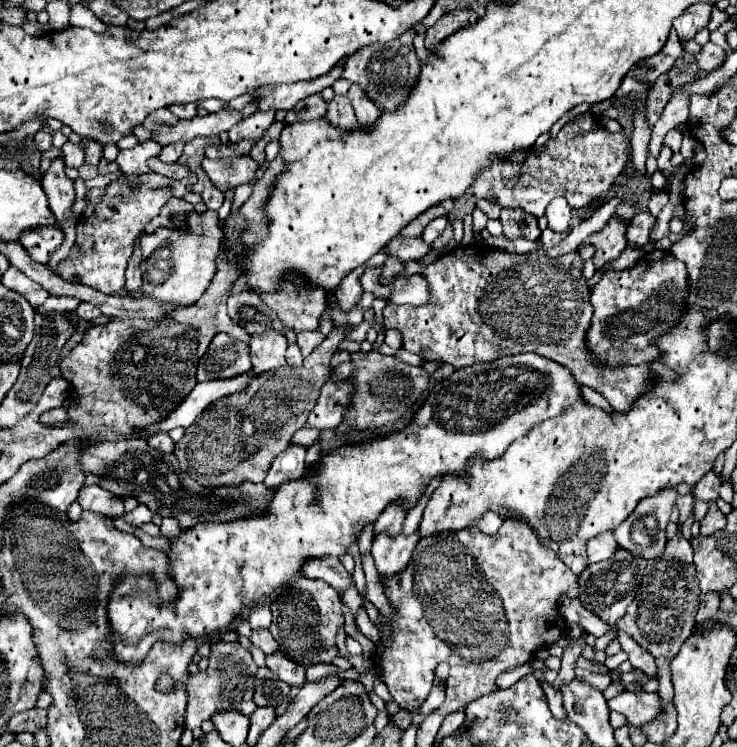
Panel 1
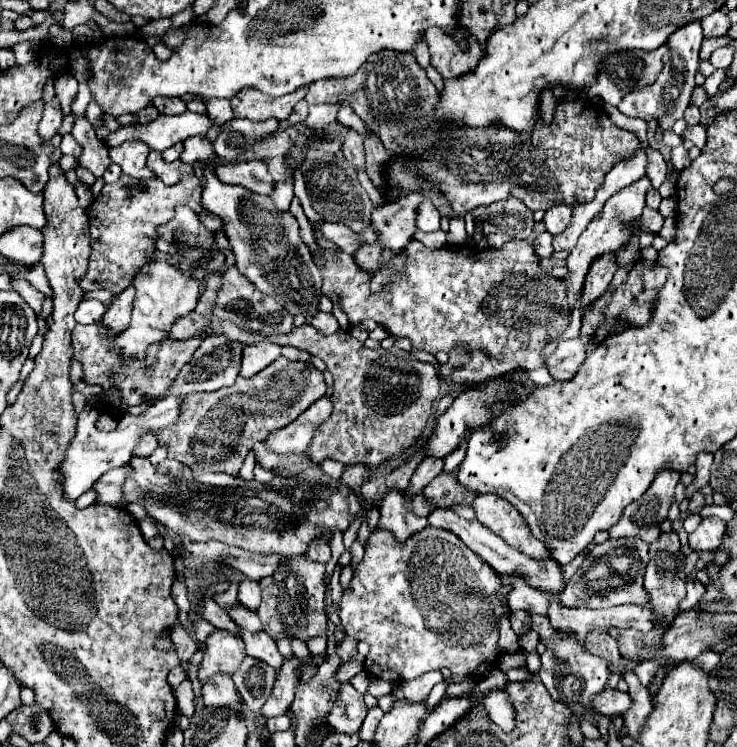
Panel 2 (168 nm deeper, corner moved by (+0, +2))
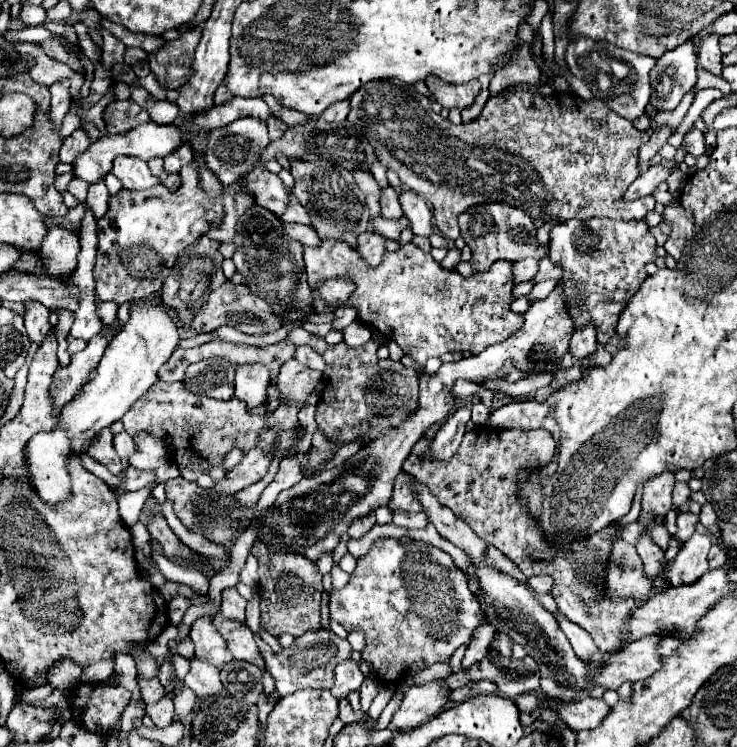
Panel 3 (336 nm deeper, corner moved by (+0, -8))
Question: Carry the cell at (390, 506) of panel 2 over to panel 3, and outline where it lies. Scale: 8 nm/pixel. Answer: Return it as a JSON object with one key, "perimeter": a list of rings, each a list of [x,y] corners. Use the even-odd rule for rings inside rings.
{"perimeter":[[[400,472],[396,476],[396,480],[394,480],[394,494],[392,494],[392,500],[388,504],[392,510],[396,510],[396,508],[406,508],[410,512],[420,512],[422,510],[416,494],[412,490],[412,484],[410,484],[412,480],[410,478],[412,476],[406,474],[406,472]]]}

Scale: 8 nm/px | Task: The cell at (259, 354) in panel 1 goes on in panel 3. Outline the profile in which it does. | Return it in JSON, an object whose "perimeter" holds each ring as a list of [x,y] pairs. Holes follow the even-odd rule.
{"perimeter":[[[242,366],[236,370],[234,398],[246,402],[248,408],[256,408],[266,400],[270,372],[266,366]]]}

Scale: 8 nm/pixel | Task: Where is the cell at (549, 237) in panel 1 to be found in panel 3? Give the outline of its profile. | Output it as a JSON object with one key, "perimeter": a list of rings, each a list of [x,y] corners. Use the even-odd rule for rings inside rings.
{"perimeter":[[[526,258],[526,260],[516,262],[516,264],[514,264],[514,274],[512,274],[514,284],[532,280],[534,274],[536,274],[536,270],[538,270],[538,260],[534,260],[534,258]]]}

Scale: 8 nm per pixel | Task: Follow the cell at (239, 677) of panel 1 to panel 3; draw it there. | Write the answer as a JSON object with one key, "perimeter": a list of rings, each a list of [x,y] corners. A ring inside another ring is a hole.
{"perimeter":[[[200,616],[200,618],[192,624],[190,638],[192,638],[194,644],[196,644],[196,656],[202,658],[202,660],[206,660],[206,662],[210,662],[212,666],[222,668],[224,662],[230,662],[230,660],[232,660],[232,658],[230,658],[230,652],[226,650],[226,642],[222,642],[220,632],[218,632],[218,630],[214,628],[214,624],[212,624],[212,616]]]}

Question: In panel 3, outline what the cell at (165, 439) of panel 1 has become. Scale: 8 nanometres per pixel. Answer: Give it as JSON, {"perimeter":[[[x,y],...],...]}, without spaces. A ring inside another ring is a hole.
{"perimeter":[[[126,432],[116,434],[112,442],[114,442],[114,448],[116,448],[116,452],[118,452],[118,456],[120,456],[122,460],[128,460],[128,456],[134,452],[132,436],[130,436],[130,434],[126,434]]]}

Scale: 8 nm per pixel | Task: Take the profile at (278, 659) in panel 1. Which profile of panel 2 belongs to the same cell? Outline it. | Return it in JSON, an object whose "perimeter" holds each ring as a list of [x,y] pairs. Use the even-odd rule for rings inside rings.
{"perimeter":[[[240,628],[240,636],[246,642],[246,652],[248,656],[254,656],[266,664],[270,664],[272,668],[280,670],[284,664],[284,656],[278,652],[278,646],[274,640],[270,640],[270,636],[266,636],[266,632],[258,632],[258,634],[250,634],[246,630]]]}

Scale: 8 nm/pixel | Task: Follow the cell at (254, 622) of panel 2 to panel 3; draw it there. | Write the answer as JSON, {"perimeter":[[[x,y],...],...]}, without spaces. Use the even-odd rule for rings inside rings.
{"perimeter":[[[234,586],[222,590],[222,606],[220,606],[220,612],[226,618],[232,618],[232,620],[244,624],[244,608],[246,608],[246,600],[238,594],[238,590]]]}

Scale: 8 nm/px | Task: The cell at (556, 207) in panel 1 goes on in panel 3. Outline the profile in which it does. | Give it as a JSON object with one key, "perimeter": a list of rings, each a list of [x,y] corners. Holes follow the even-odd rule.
{"perimeter":[[[572,218],[550,232],[550,260],[558,262],[564,270],[562,296],[566,312],[574,322],[574,330],[592,324],[598,334],[598,344],[610,354],[616,354],[624,346],[624,340],[616,334],[618,318],[648,278],[644,266],[656,262],[656,258],[656,240],[648,232],[644,220],[622,222],[610,218]]]}

